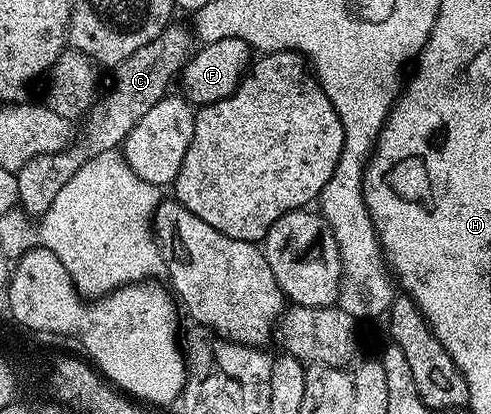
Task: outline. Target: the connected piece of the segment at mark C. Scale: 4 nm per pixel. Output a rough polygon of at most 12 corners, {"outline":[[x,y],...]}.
{"outline":[[172,22],[113,65],[114,89],[76,146],[19,168],[18,204],[41,218],[85,160],[113,152],[171,91],[196,48]]}

